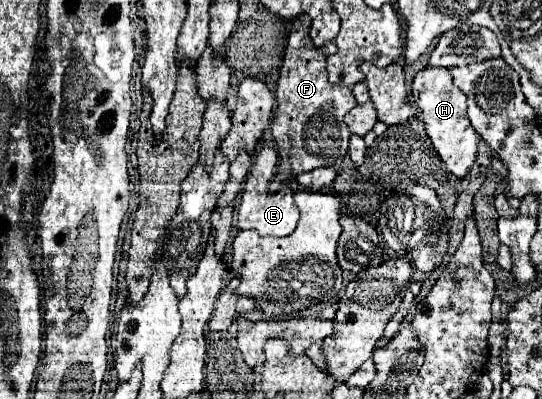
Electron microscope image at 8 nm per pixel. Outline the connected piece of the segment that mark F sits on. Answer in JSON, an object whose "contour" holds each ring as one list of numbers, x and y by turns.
{"contour":[[300,16,288,36,288,46,280,66,280,78,276,84,276,112,272,120,272,136,278,144,280,164,278,178,298,176,302,172,332,166,336,168,348,152,348,128,344,116,354,108,354,94,348,86,330,84,326,74,326,58,337,52,334,41,316,48,308,36,308,16]]}

